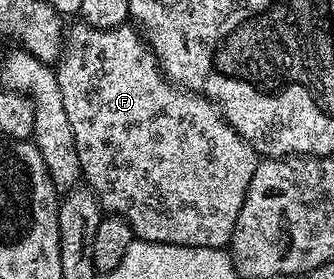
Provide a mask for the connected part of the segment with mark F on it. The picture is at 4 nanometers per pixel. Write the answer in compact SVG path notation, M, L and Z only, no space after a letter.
M76 21L73 27L71 24L67 28L64 36L64 49L54 70L58 89L62 93L62 105L66 109L66 117L70 121L70 130L74 132L74 145L78 149L78 161L83 182L94 192L101 208L109 215L120 215L124 218L132 227L133 236L137 239L145 239L147 243L227 248L232 241L238 213L242 213L242 201L246 201L246 189L250 189L250 177L254 177L258 156L256 150L224 120L220 108L215 103L206 102L204 96L195 95L193 91L186 91L184 88L176 86L175 83L171 83L161 71L156 54L144 42L144 36L132 25L103 31L97 27L89 27L83 21Z

